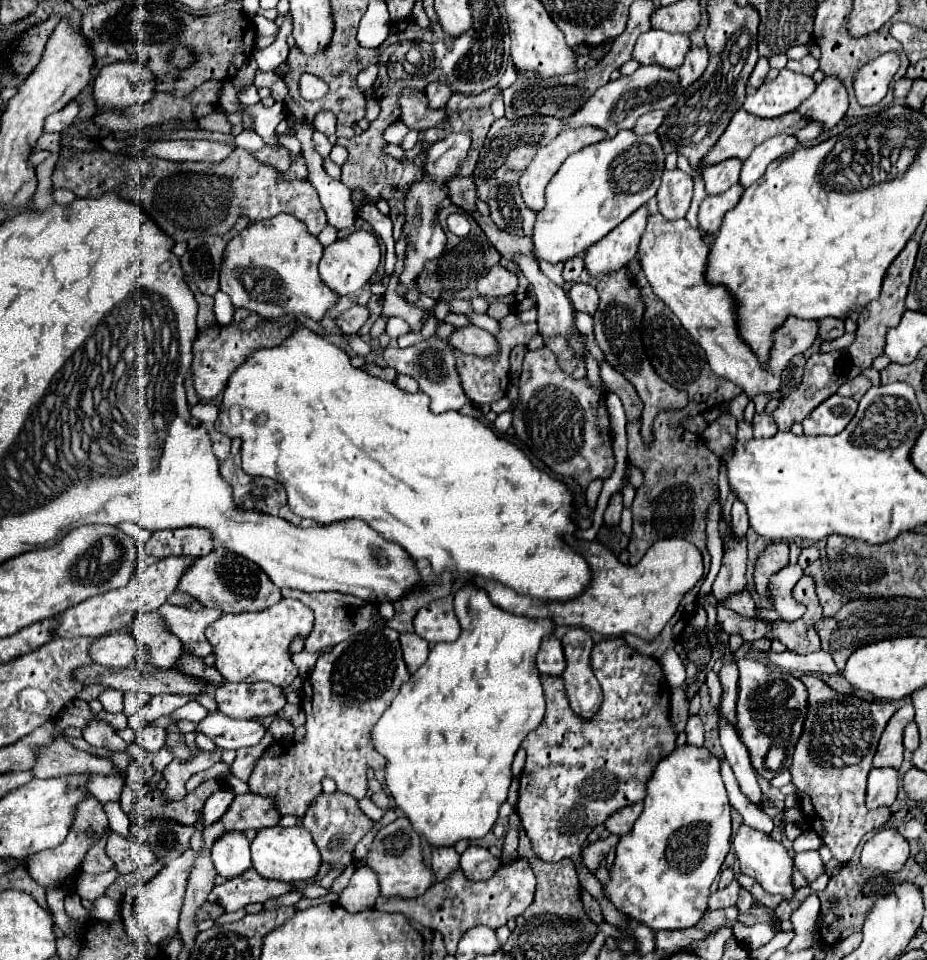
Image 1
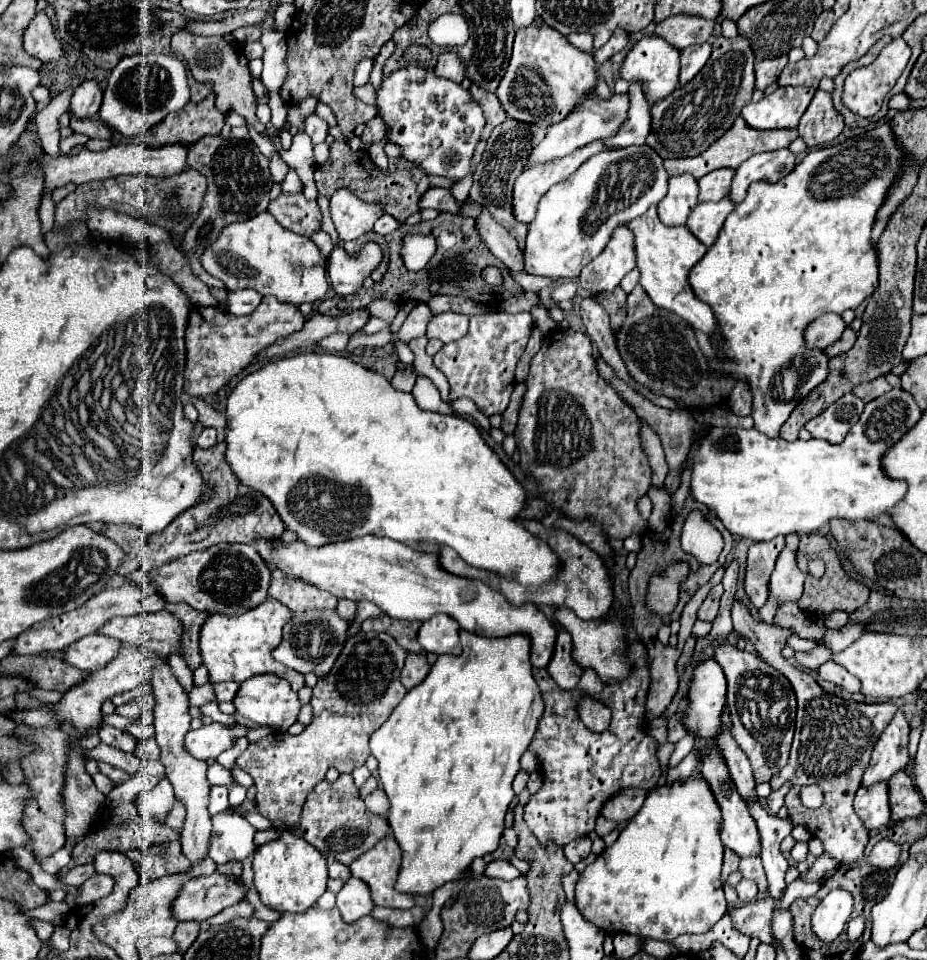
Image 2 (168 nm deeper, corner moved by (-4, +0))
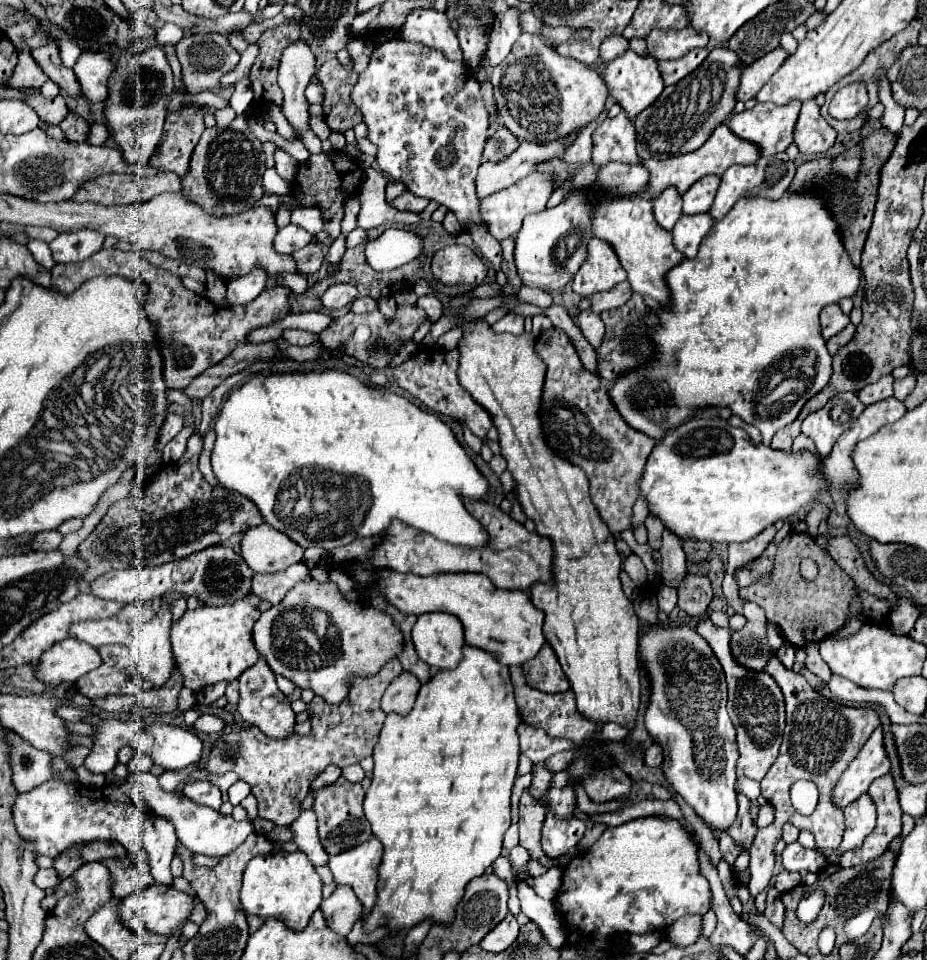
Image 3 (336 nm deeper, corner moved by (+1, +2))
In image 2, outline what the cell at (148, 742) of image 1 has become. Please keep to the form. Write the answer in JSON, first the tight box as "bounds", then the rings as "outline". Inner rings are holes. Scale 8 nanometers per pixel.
{"bounds":[133,739,159,759],"outline":[[[147,739],[147,741],[139,741],[135,751],[133,751],[135,757],[139,759],[159,759],[159,749],[157,749],[157,743],[153,739]]]}

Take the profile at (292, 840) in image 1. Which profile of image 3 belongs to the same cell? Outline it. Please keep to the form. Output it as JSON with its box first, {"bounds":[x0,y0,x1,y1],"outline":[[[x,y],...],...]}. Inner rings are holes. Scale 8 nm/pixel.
{"bounds":[240,851,322,929],"outline":[[[278,851],[262,857],[256,855],[244,871],[240,901],[248,915],[276,917],[284,921],[284,925],[290,929],[304,929],[310,921],[310,915],[322,903],[322,881],[314,865],[302,851]]]}

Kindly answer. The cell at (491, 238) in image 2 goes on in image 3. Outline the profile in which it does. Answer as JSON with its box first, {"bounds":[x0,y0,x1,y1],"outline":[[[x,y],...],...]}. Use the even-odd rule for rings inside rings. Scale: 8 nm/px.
{"bounds":[352,39,488,229],"outline":[[[404,39],[388,41],[374,49],[366,71],[360,73],[358,83],[352,89],[352,101],[364,115],[368,139],[378,145],[378,167],[388,173],[390,179],[402,181],[408,191],[418,197],[448,207],[460,223],[488,229],[488,223],[484,223],[480,215],[480,199],[476,199],[476,171],[482,163],[488,111],[484,109],[480,85],[466,65],[448,61],[440,51],[422,43],[410,43]]]}

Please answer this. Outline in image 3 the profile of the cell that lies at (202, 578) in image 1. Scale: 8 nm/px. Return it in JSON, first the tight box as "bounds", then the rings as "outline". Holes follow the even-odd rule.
{"bounds":[92,545,254,607],"outline":[[[214,545],[204,551],[192,553],[184,559],[176,559],[170,563],[164,563],[160,567],[144,567],[144,569],[122,569],[122,571],[110,571],[96,581],[92,581],[92,593],[96,597],[118,601],[118,603],[132,603],[132,601],[152,601],[162,599],[164,595],[178,593],[182,597],[196,597],[202,605],[220,607],[234,603],[238,599],[244,599],[248,593],[252,593],[252,575],[254,571],[248,569],[248,563],[244,563],[244,557],[224,545]]]}

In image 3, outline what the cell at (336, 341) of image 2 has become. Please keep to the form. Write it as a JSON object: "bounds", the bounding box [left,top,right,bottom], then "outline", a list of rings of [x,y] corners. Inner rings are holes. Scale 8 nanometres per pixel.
{"bounds":[284,329,320,347],"outline":[[[288,329],[284,331],[284,339],[292,345],[300,345],[300,347],[306,347],[306,345],[314,345],[320,341],[318,333],[310,333],[310,331],[302,331],[302,329]]]}

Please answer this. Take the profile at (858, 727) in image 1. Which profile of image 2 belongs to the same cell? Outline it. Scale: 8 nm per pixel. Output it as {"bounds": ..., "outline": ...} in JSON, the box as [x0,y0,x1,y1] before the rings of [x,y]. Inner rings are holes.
{"bounds":[731,603,897,863],"outline":[[[733,603],[731,613],[733,613],[735,631],[753,643],[755,651],[767,665],[771,665],[773,669],[777,669],[781,675],[789,679],[797,697],[797,723],[795,723],[791,755],[787,765],[771,777],[769,781],[771,789],[777,791],[785,783],[791,783],[791,789],[785,795],[787,817],[791,819],[791,823],[803,825],[807,831],[811,831],[813,837],[819,837],[823,841],[823,849],[831,853],[839,863],[859,861],[869,841],[869,833],[865,833],[861,819],[853,811],[853,797],[861,787],[861,777],[869,763],[873,745],[877,743],[877,737],[881,735],[885,725],[897,713],[897,707],[891,703],[865,705],[865,703],[845,701],[837,695],[825,693],[807,671],[789,663],[781,655],[783,647],[787,645],[787,637],[793,635],[791,629],[755,623],[749,609],[739,603]],[[801,785],[819,785],[823,789],[825,803],[821,805],[821,809],[811,811],[799,803]]]}

